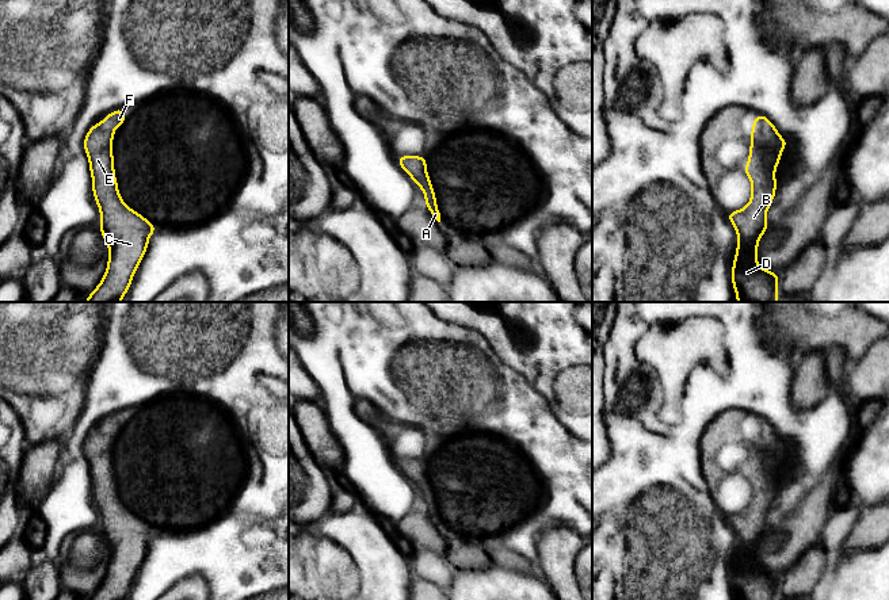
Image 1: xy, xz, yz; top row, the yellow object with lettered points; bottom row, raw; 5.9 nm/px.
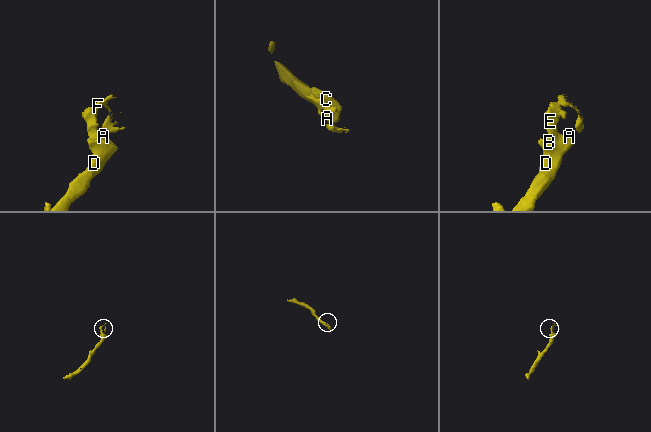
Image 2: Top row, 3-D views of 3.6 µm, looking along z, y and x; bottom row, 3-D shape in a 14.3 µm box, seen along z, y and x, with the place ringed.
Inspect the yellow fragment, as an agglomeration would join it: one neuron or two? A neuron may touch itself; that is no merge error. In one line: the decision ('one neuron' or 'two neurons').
one neuron

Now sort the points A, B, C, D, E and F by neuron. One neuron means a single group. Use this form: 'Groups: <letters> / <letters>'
Groups: A B C D E F

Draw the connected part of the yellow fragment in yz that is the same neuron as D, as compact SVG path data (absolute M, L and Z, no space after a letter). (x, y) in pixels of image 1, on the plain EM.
M758 419L752 425L749 460L747 469L743 471L752 488L751 504L744 512L726 517L739 542L730 581L736 600L777 600L779 578L762 572L758 566L756 557L759 543L770 530L766 516L772 511L771 505L777 497L775 471L779 469L783 450L790 450L790 446L781 440L767 420Z

